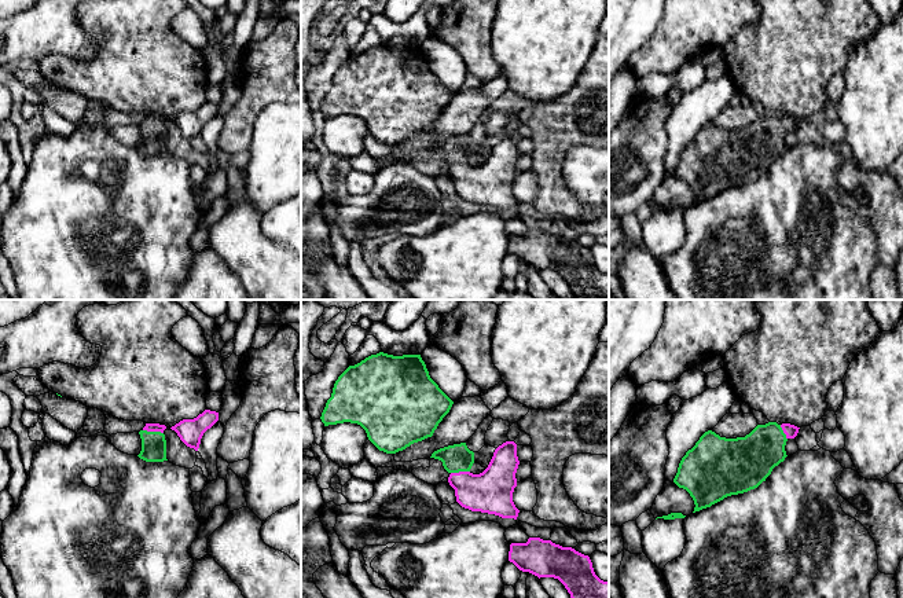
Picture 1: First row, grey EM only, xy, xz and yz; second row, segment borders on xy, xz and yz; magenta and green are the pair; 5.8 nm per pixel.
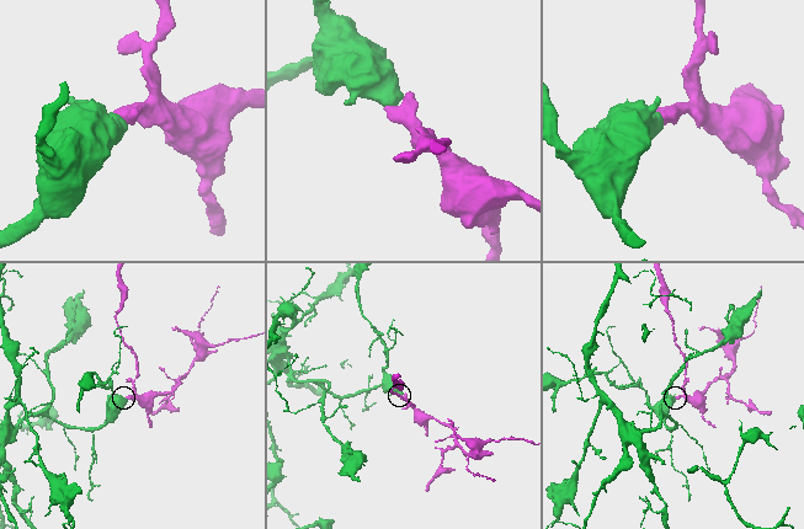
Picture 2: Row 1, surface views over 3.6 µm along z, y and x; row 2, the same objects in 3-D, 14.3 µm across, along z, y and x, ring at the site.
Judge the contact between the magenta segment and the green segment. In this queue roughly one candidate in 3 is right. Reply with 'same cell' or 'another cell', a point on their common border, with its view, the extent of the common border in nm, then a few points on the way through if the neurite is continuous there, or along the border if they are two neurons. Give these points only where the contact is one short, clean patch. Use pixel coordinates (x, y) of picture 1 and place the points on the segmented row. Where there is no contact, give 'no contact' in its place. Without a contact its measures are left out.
same cell; contact xy (153, 430); length 120 nm; way xy (149, 426), (153, 430), (153, 443)

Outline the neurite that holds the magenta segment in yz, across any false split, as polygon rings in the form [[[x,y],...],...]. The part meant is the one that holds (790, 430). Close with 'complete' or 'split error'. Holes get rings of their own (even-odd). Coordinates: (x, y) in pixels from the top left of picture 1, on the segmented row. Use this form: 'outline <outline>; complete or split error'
outline [[[768,422],[757,425],[745,437],[726,439],[712,430],[705,432],[695,445],[682,458],[673,483],[686,489],[694,500],[694,511],[711,507],[727,496],[757,488],[771,474],[772,469],[785,461],[785,445],[799,433],[790,423]]]; split error

